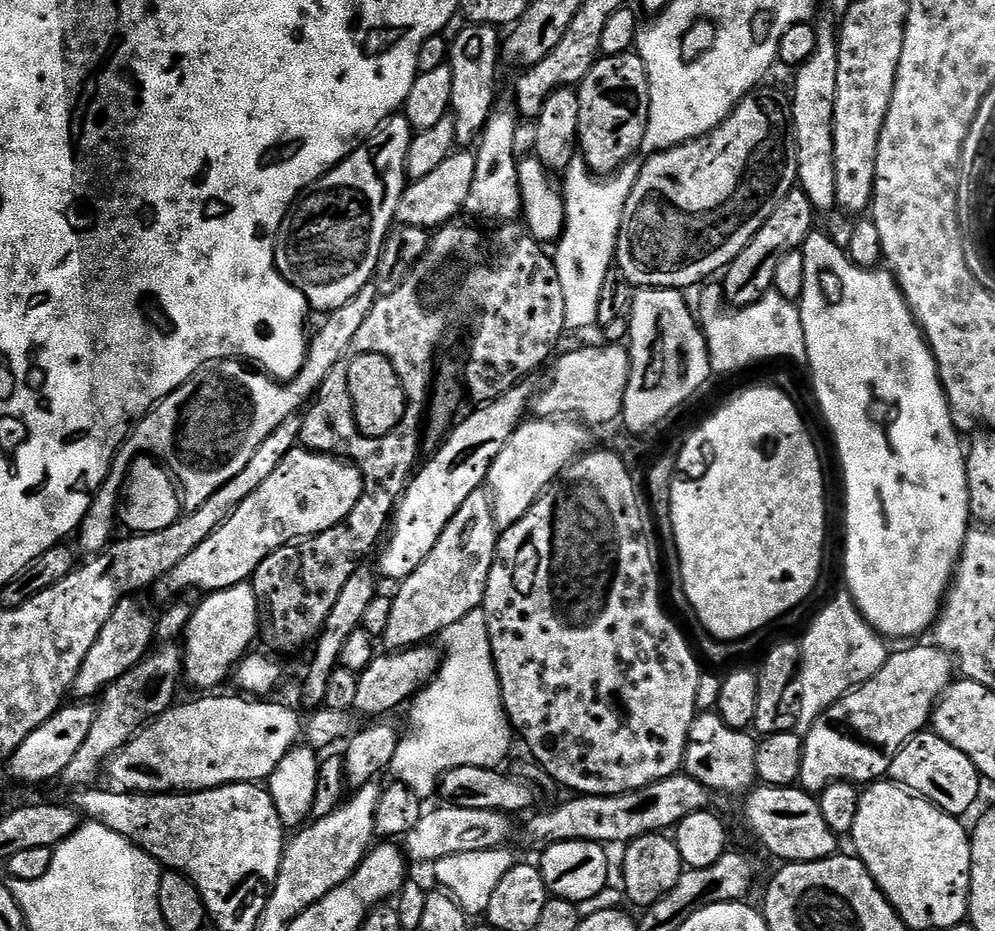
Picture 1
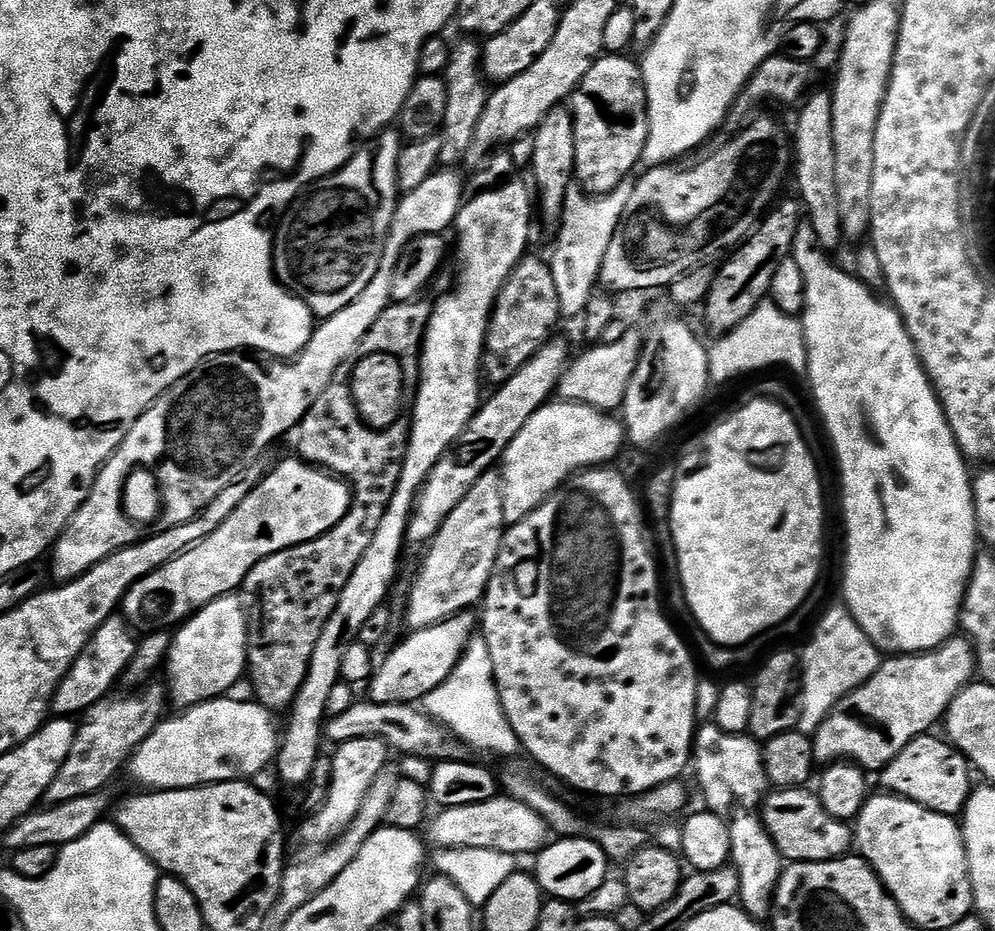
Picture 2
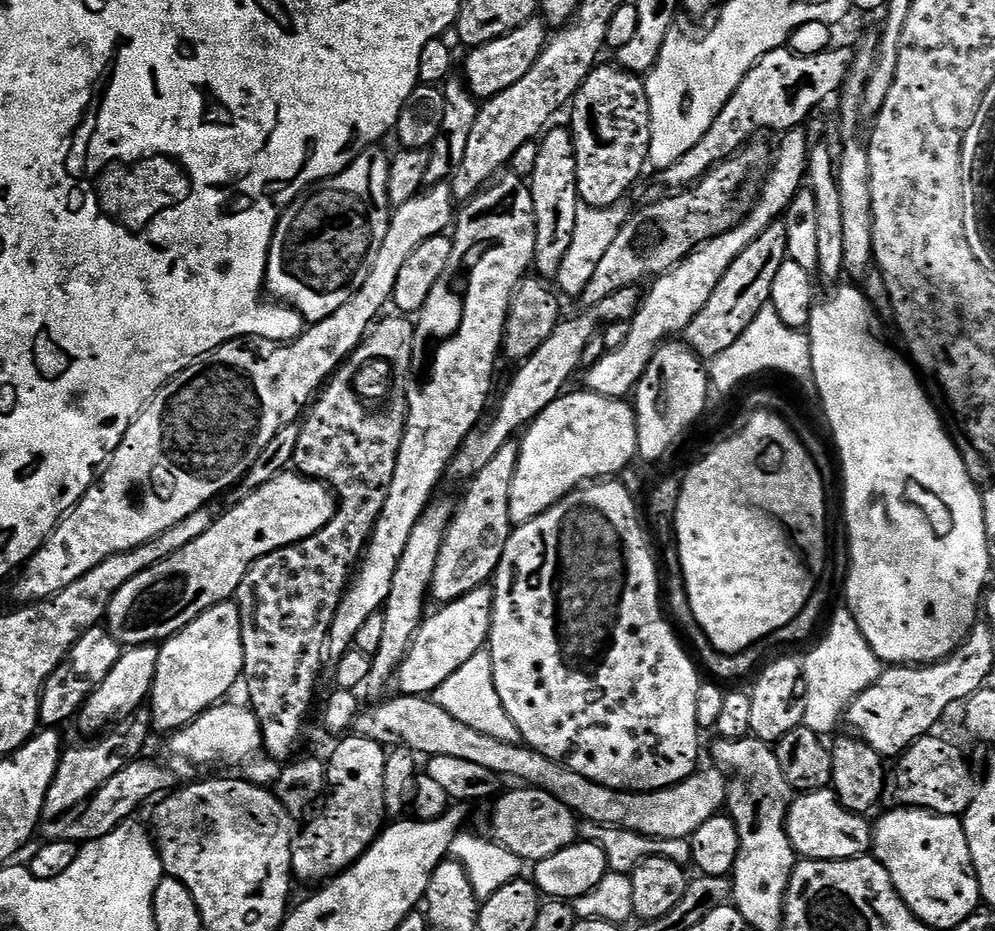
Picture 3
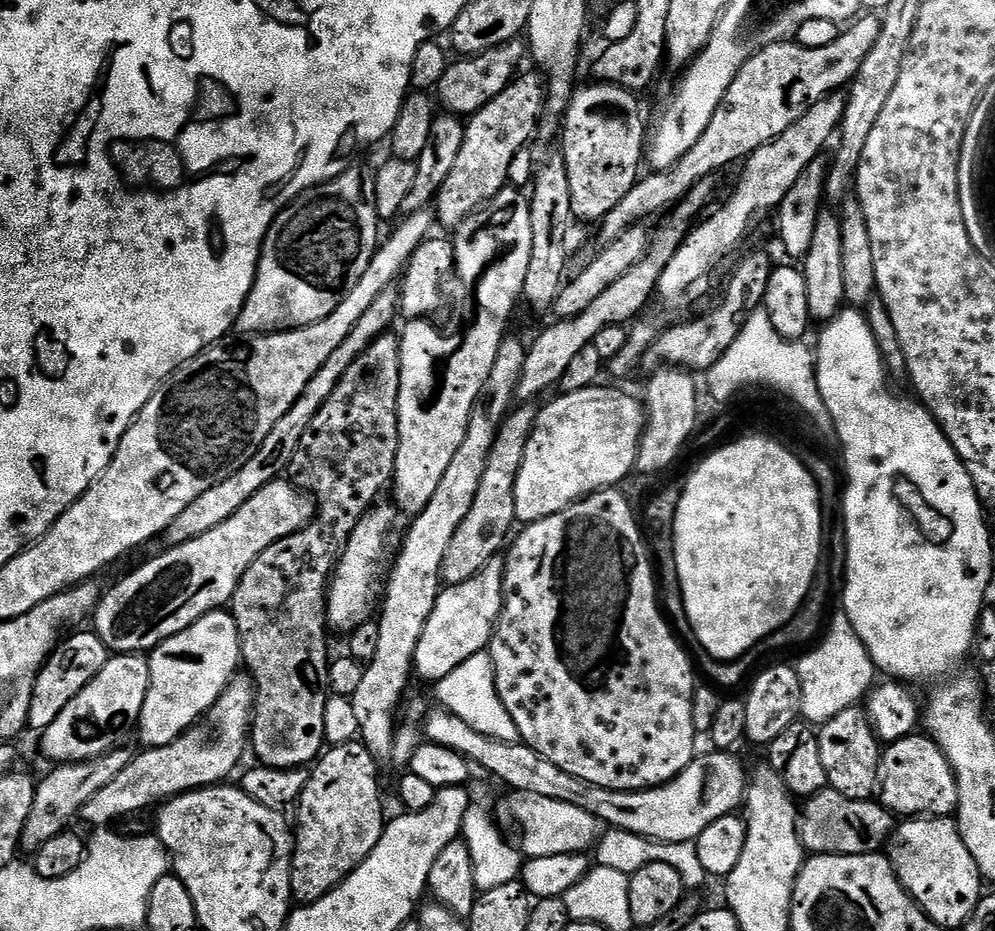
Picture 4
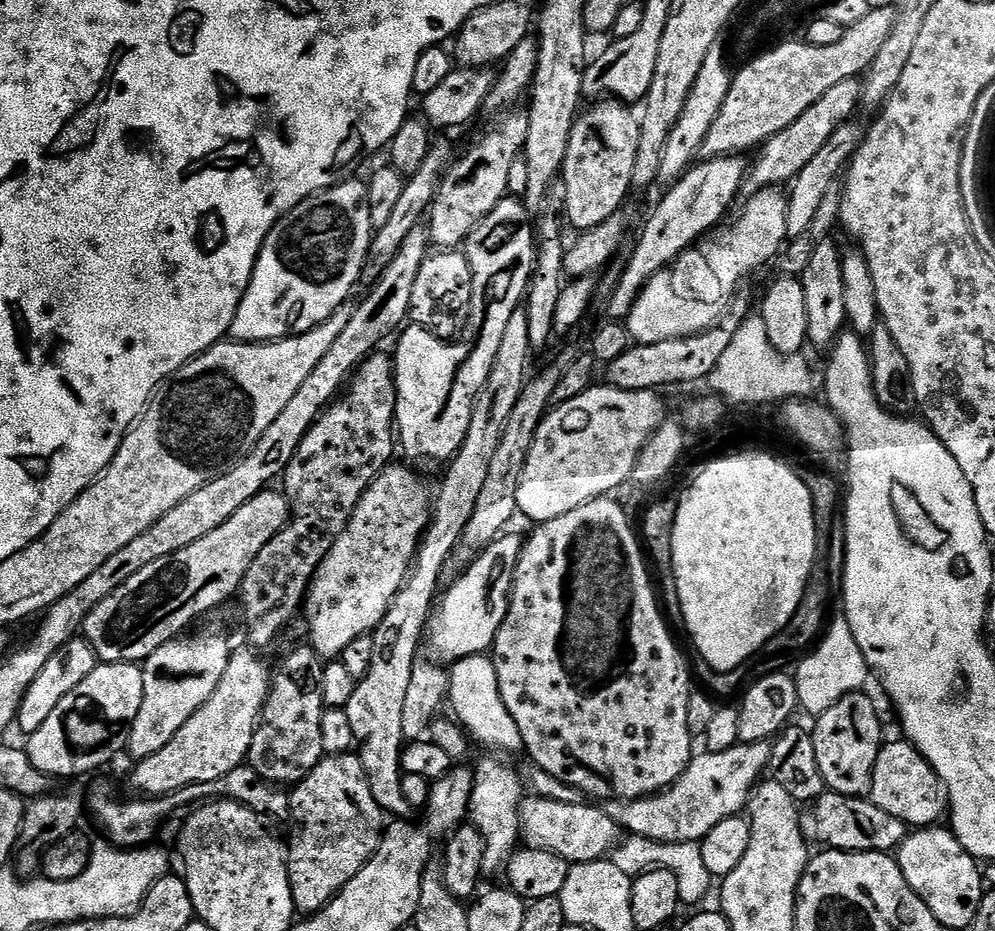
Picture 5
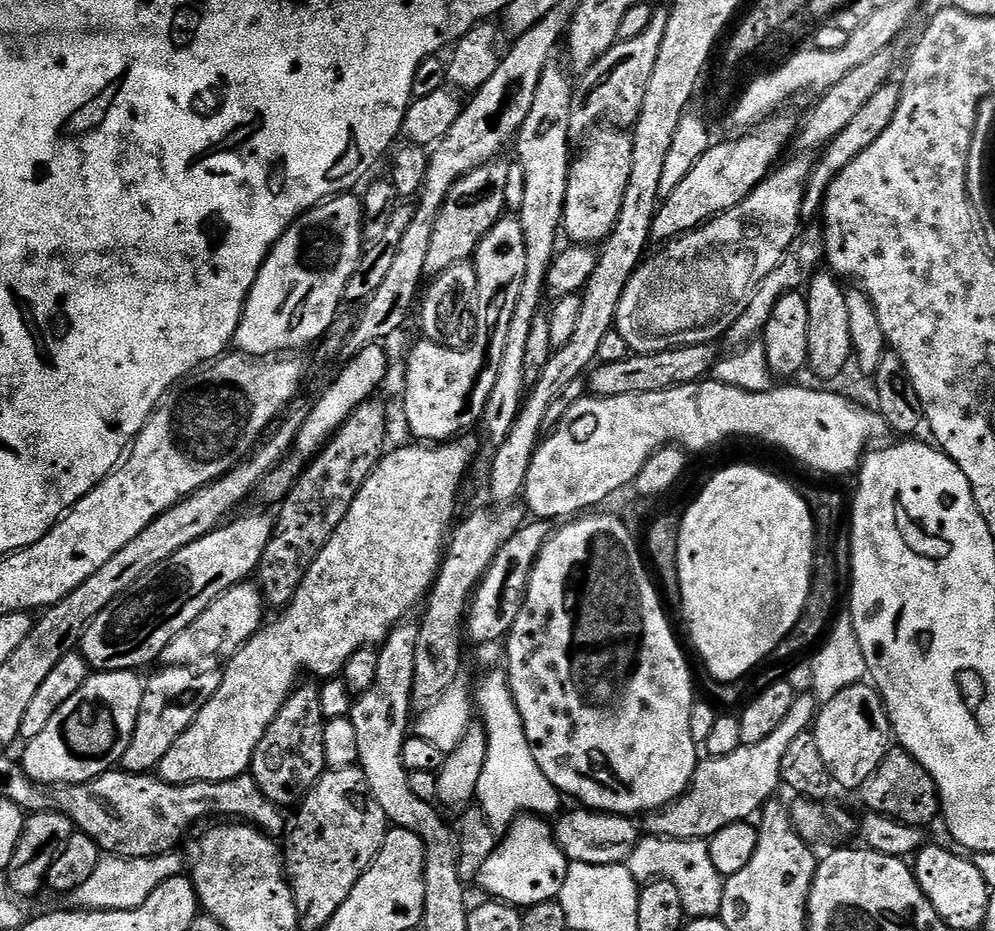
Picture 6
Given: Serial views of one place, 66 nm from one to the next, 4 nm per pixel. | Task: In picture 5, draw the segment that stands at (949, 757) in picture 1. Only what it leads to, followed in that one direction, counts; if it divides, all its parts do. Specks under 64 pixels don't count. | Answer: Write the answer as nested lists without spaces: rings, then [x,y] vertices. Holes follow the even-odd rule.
[[[889,739],[878,754],[872,775],[872,804],[886,810],[886,814],[894,814],[894,818],[902,818],[913,829],[935,825],[949,811],[946,786],[928,759],[907,739],[899,739]]]

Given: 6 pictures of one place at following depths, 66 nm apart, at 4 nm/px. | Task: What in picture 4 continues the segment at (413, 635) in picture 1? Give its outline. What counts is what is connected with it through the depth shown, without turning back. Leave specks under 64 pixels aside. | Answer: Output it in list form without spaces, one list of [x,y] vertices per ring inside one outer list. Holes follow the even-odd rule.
[[[521,403],[509,412],[504,425],[498,430],[498,438],[494,438],[494,446],[486,462],[486,474],[482,474],[482,483],[474,497],[474,506],[470,506],[470,514],[462,518],[462,526],[458,526],[458,534],[454,534],[450,550],[446,550],[446,558],[440,571],[445,585],[461,584],[474,578],[474,574],[482,571],[490,558],[501,555],[506,541],[513,535],[512,524],[517,523],[514,502],[518,470],[522,470],[522,458],[526,458],[526,446],[536,425],[537,411],[535,403]]]

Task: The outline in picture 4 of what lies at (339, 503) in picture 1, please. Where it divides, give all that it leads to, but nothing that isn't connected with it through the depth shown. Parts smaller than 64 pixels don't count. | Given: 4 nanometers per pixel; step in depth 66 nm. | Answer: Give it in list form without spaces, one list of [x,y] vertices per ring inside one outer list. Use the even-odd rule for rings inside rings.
[[[287,479],[271,480],[238,514],[226,518],[222,526],[214,526],[214,530],[206,530],[206,534],[185,544],[169,547],[164,550],[168,552],[122,577],[109,592],[107,589],[94,613],[98,638],[112,654],[151,653],[162,641],[174,638],[174,634],[186,630],[207,612],[223,609],[254,558],[262,550],[270,550],[274,542],[305,528],[317,511],[312,497],[293,488]]]

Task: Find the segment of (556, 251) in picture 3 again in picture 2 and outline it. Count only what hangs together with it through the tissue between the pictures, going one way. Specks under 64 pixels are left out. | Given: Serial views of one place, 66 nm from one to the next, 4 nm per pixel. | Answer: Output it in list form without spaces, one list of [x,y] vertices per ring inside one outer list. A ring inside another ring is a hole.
[[[561,106],[550,110],[546,118],[531,133],[534,142],[534,158],[530,165],[530,173],[536,179],[535,191],[538,193],[538,214],[544,218],[544,224],[552,231],[559,233],[560,224],[564,220],[564,207],[568,191],[574,186],[576,159],[574,158],[574,118],[567,107]]]

